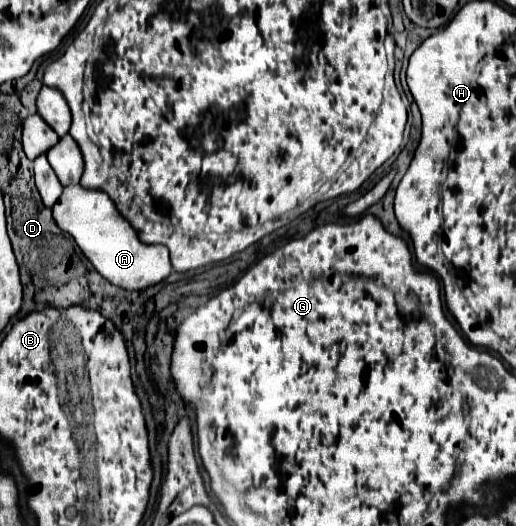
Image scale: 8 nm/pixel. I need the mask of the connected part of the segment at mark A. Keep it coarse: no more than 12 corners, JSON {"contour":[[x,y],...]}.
{"contour":[[67,186],[61,230],[95,270],[145,290],[173,270],[169,250],[141,244],[103,190]]}

